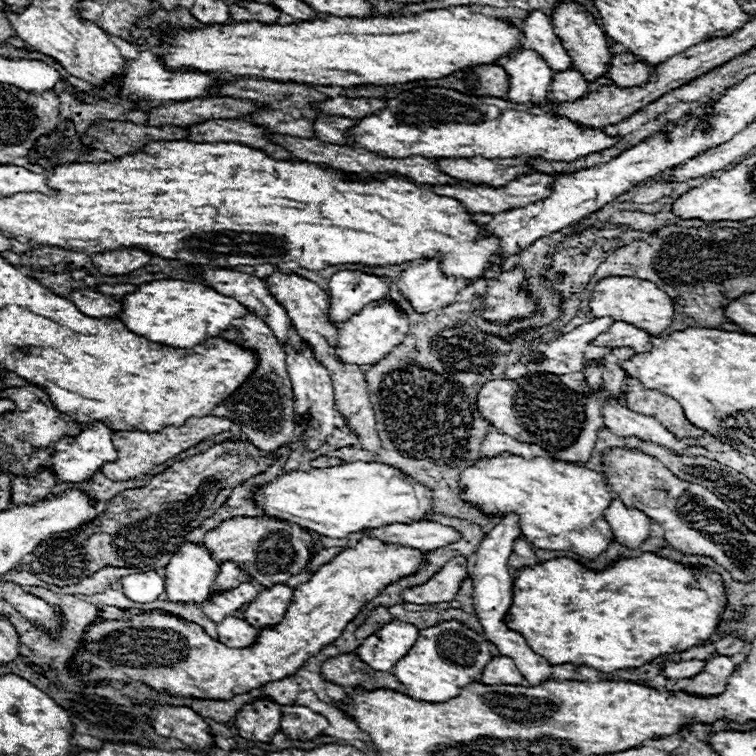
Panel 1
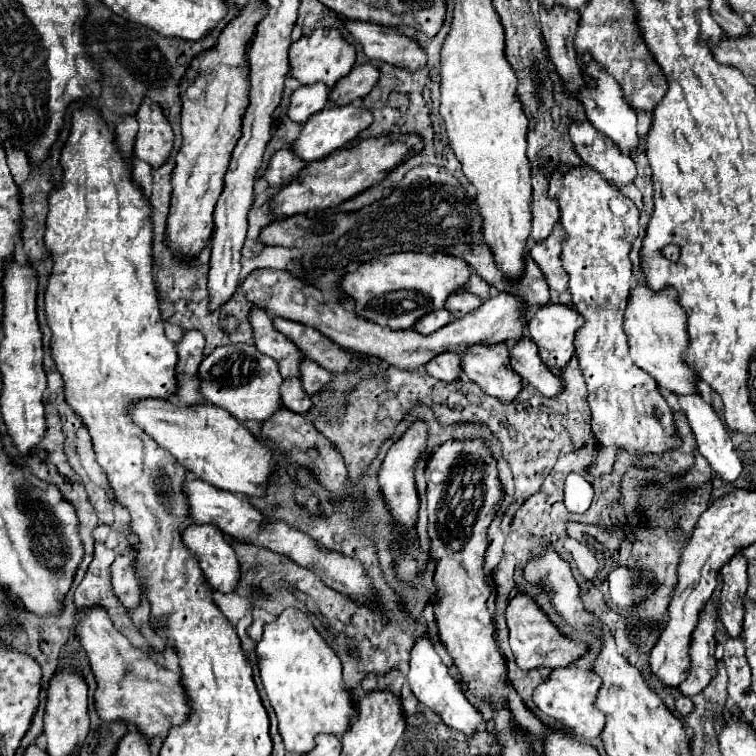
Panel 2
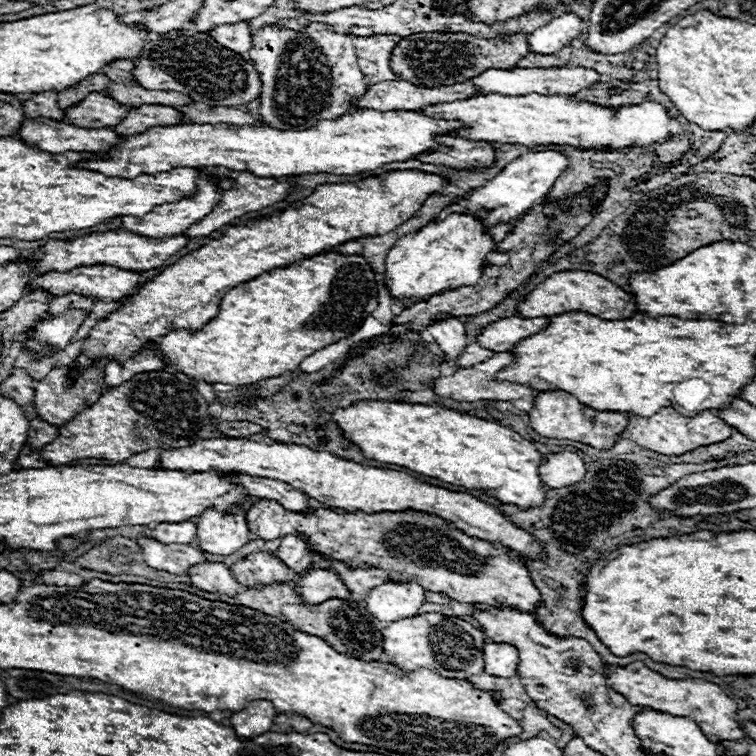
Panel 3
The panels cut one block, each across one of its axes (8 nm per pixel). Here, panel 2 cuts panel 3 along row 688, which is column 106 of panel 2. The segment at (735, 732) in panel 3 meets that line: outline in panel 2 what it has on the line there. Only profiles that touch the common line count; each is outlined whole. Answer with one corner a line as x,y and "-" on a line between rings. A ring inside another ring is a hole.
100,606
76,612
74,634
82,642
82,648
90,660
90,668
96,676
98,688
94,692
94,706
100,720
120,720
132,724
148,740
154,736
166,736
172,726
186,722
190,708
180,682
180,674
158,666
146,650
132,646
112,626
110,618

